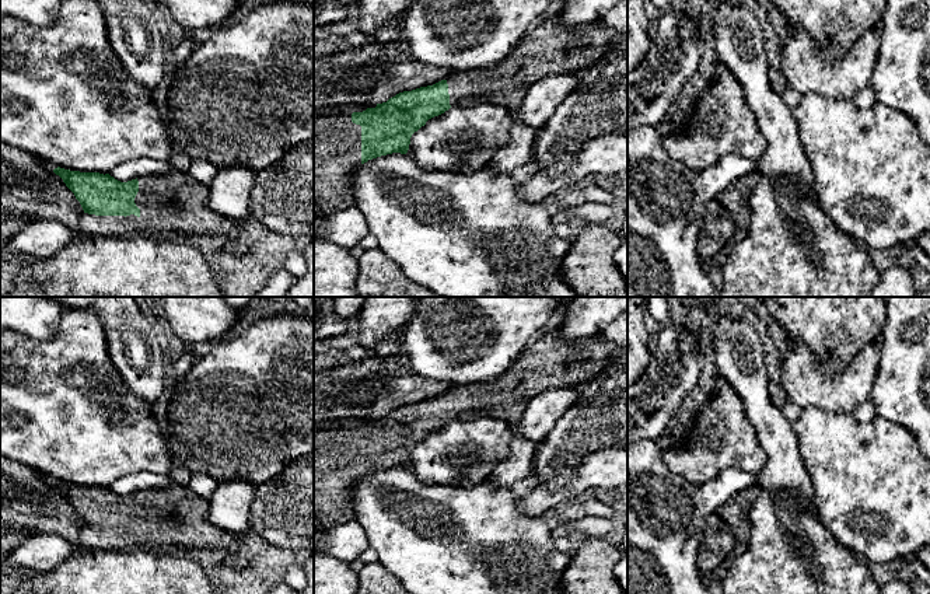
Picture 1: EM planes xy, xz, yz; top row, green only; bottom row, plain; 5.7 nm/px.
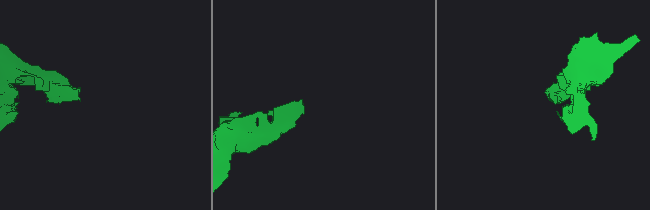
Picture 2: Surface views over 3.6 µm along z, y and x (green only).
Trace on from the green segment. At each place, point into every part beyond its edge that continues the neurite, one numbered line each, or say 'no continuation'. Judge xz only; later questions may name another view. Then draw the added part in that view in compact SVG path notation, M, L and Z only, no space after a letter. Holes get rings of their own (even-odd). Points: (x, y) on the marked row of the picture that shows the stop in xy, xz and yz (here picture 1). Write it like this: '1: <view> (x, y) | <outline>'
1: xz (551, 48) | M556 17L529 29L515 49L500 63L469 73L454 73L447 78L450 105L471 108L478 104L497 104L517 109L527 90L550 74L581 74L597 63L623 35L608 28L602 20L580 27L564 27Z
2: xz (336, 140) | M343 104L314 111L314 206L324 214L354 206L352 177L361 165L361 126L352 122L352 113L375 106Z

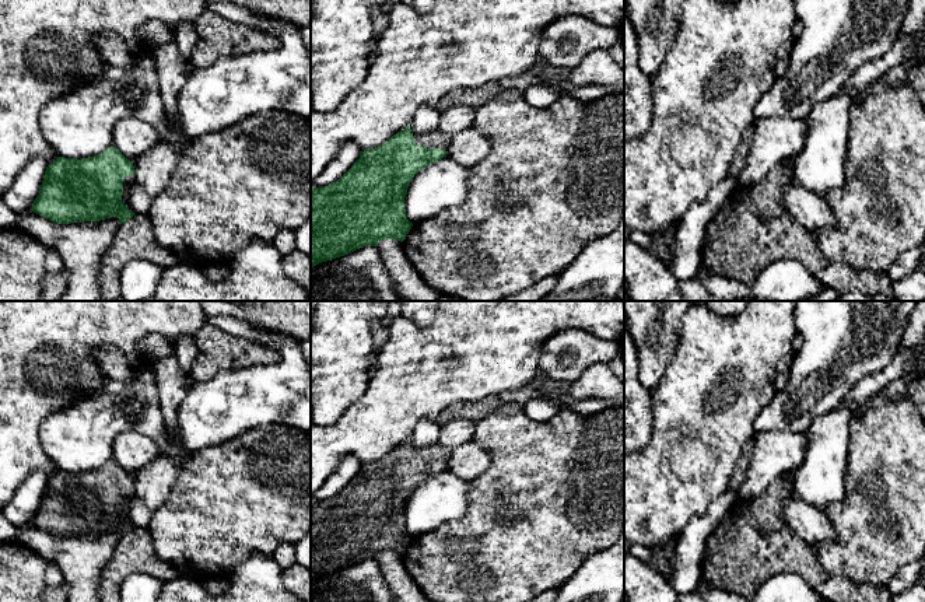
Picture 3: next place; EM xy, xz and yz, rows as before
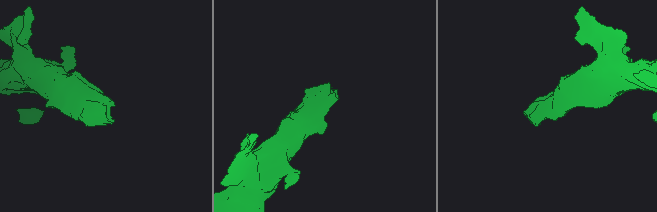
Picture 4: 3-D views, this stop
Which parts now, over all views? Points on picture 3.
1: xz (435, 139) | M438 129L430 133L425 133L423 136L416 136L416 150L418 150L418 146L423 144L425 148L441 148L444 151L448 151L448 146L451 143L452 137L441 133Z

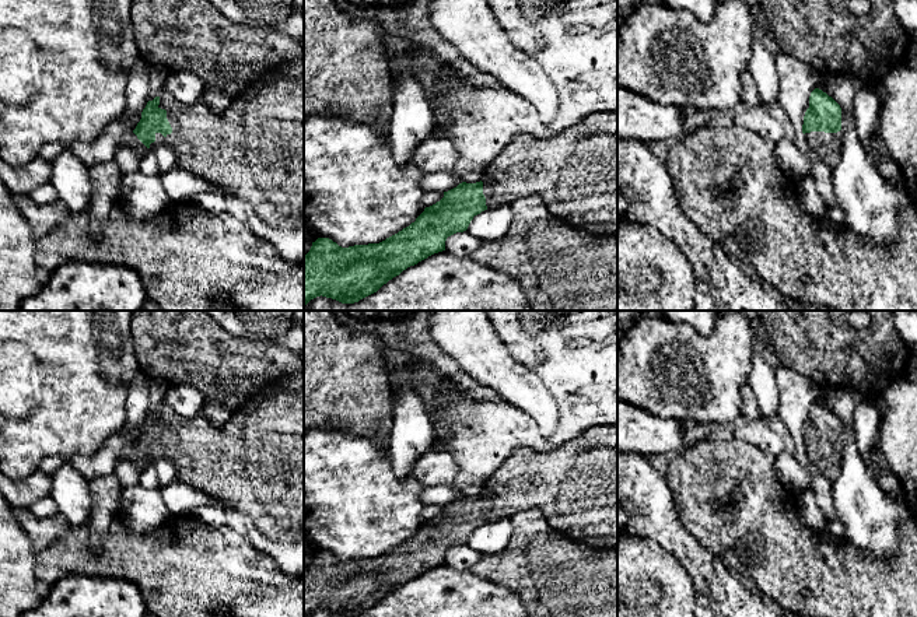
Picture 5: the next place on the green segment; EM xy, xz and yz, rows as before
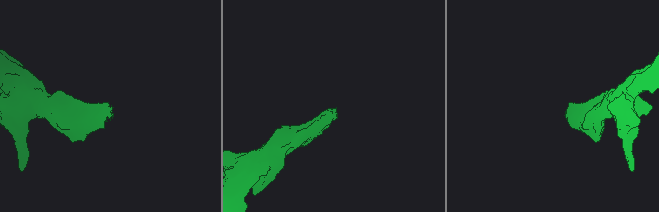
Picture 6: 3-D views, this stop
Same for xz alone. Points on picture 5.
1: xz (574, 172) | M596 112L585 116L563 133L536 137L522 133L482 171L487 208L512 204L531 194L539 196L546 208L575 228L596 235L617 235L617 112Z

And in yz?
1: yz (828, 146) | M811 132L805 133L811 148L823 159L829 169L833 169L841 157L841 137L843 132L825 133Z

